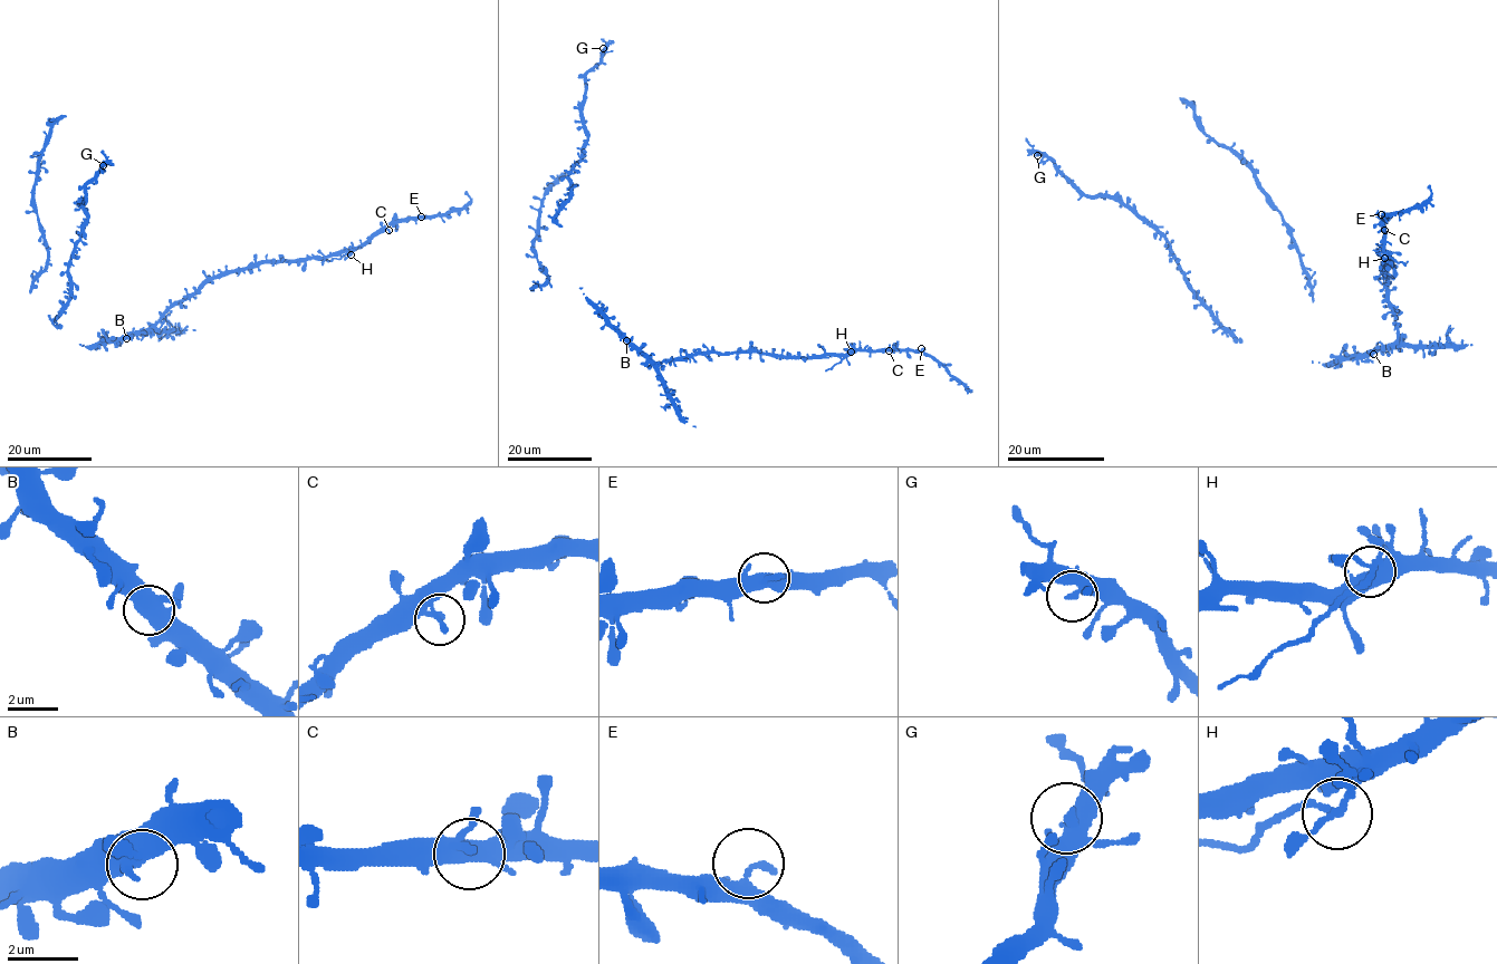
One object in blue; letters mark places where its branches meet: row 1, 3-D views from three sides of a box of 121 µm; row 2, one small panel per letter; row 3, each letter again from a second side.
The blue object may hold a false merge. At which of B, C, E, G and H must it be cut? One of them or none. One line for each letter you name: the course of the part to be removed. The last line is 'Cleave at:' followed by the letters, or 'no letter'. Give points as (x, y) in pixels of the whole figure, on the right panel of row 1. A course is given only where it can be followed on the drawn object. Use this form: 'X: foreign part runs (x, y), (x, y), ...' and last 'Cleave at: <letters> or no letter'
H: foreign part runs (1385, 258), (1390, 257), (1404, 264), (1407, 261)
Cleave at: H

